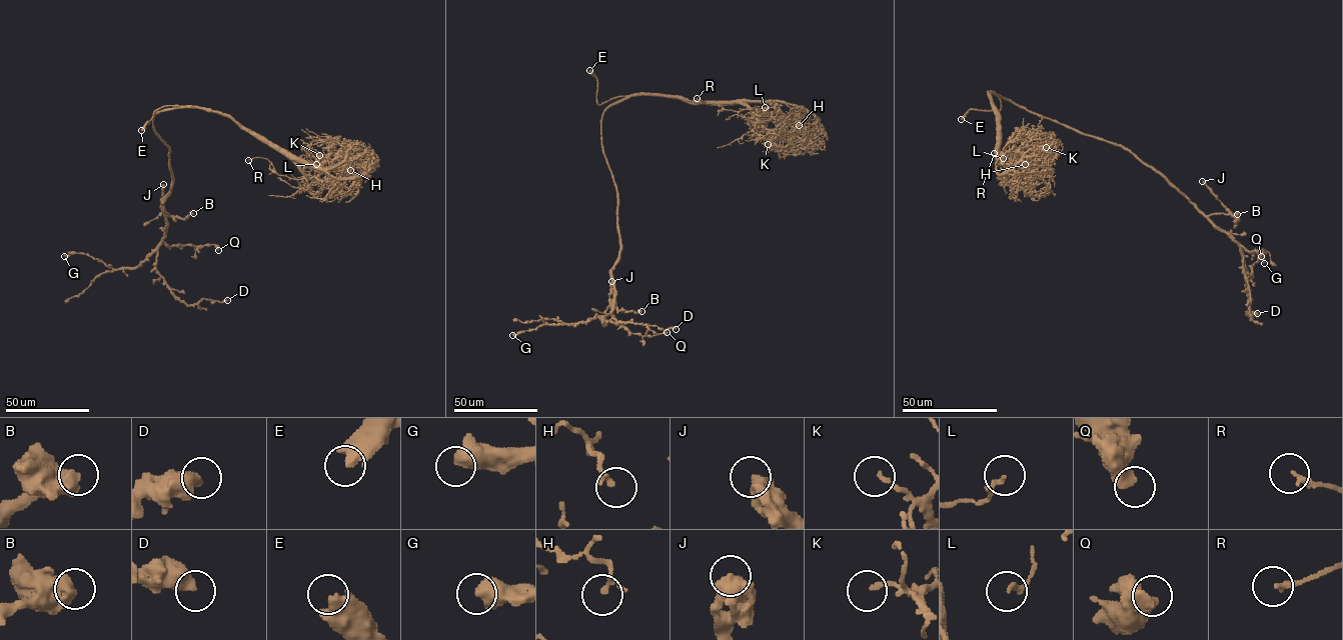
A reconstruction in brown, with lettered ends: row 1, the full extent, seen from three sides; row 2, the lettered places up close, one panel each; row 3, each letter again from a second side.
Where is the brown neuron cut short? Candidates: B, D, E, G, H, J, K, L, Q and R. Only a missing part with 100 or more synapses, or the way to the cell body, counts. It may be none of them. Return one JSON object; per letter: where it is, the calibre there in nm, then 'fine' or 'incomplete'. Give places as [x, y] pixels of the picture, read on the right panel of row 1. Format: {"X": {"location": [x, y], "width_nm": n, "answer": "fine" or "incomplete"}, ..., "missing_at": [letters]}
{"B": {"location": [1237, 214], "width_nm": 650, "answer": "fine"}, "D": {"location": [1257, 313], "width_nm": 550, "answer": "fine"}, "E": {"location": [961, 119], "width_nm": 440, "answer": "incomplete"}, "G": {"location": [1264, 263], "width_nm": 460, "answer": "fine"}, "H": {"location": [1025, 164], "width_nm": 180, "answer": "fine"}, "J": {"location": [1202, 181], "width_nm": 420, "answer": "fine"}, "K": {"location": [1046, 147], "width_nm": 160, "answer": "fine"}, "L": {"location": [1003, 158], "width_nm": 170, "answer": "fine"}, "Q": {"location": [1261, 256], "width_nm": 600, "answer": "fine"}, "R": {"location": [994, 153], "width_nm": 180, "answer": "fine"}, "missing_at": ["E"]}

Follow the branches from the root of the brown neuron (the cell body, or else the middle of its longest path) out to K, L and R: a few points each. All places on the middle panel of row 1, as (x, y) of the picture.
K: (601, 146), (604, 112), (641, 95), (739, 101), (769, 135), (772, 142), (768, 144)
L: (601, 146), (602, 115), (632, 96), (737, 101), (764, 123), (757, 123), (753, 113), (765, 107)
R: (601, 146), (602, 115), (632, 96), (737, 101), (752, 109), (727, 110), (697, 98)

